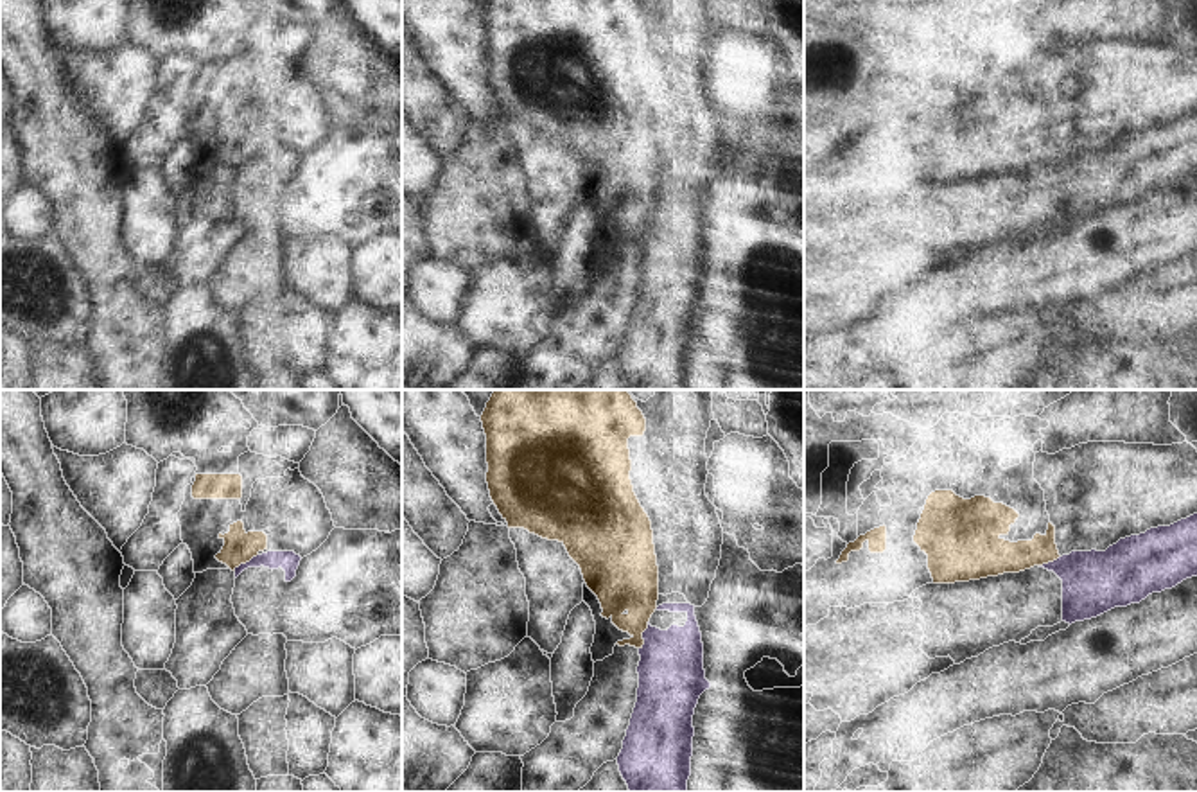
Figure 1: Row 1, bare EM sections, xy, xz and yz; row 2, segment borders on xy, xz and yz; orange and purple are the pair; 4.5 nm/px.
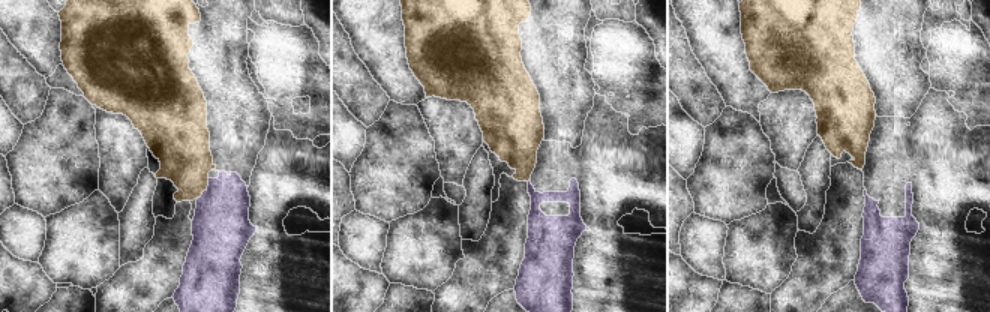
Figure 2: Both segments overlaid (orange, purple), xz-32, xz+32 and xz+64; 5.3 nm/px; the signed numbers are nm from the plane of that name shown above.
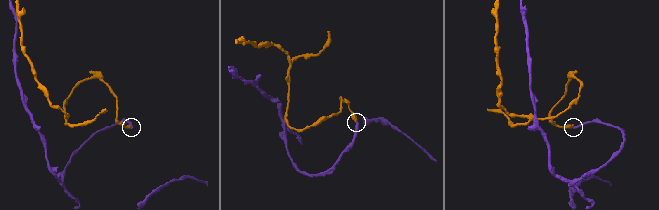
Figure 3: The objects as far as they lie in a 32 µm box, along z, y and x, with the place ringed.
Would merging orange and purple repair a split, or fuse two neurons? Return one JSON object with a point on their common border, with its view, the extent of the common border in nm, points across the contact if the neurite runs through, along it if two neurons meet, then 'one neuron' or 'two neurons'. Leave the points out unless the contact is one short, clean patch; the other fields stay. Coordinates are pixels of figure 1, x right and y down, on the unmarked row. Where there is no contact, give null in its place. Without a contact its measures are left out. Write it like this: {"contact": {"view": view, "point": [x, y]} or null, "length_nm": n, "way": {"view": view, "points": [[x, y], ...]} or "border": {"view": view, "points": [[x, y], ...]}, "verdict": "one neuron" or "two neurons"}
{"contact": {"view": "xz", "point": [641, 232]}, "length_nm": 140, "border": {"view": "xz", "points": [[648, 218], [639, 246]]}, "verdict": "two neurons"}

